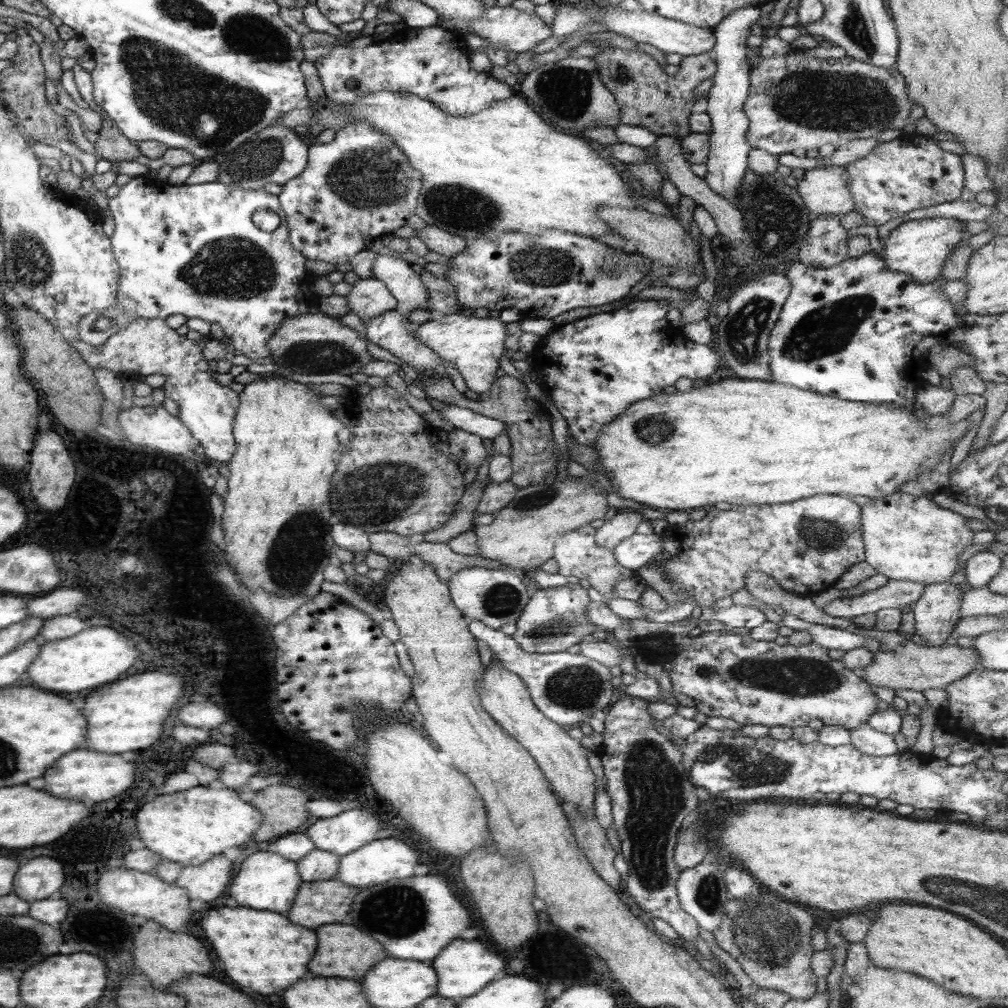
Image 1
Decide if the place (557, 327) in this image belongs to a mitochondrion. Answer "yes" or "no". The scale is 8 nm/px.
no

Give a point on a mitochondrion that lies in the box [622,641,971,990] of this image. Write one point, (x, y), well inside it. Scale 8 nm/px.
(772, 938)

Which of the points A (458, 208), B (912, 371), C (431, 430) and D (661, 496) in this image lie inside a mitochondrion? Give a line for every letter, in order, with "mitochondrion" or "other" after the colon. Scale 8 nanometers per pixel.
A: mitochondrion
B: other
C: other
D: other

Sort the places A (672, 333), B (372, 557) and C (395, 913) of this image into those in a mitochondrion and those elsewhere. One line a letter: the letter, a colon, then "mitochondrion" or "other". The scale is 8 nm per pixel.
A: other
B: other
C: mitochondrion

